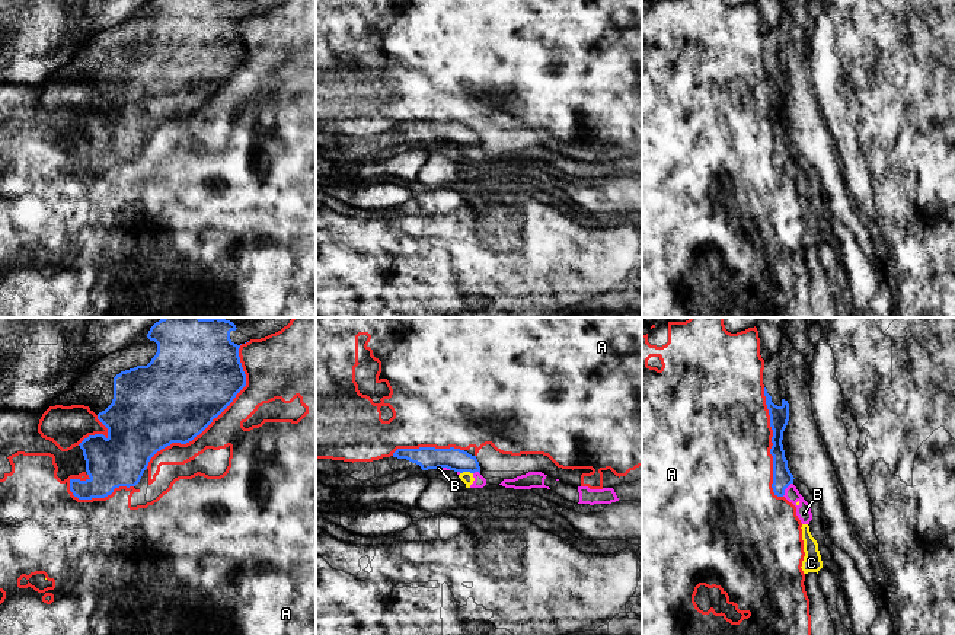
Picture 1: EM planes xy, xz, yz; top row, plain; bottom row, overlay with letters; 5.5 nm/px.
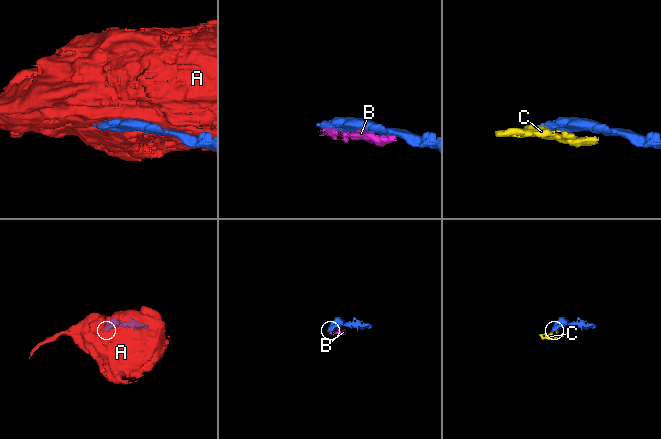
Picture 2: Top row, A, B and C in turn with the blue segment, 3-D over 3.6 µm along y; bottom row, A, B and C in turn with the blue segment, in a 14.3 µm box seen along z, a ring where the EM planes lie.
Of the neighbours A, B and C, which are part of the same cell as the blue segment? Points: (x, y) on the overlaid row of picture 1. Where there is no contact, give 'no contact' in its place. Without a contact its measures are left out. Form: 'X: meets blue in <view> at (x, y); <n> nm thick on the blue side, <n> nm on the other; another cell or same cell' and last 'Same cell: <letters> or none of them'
A: meets blue in xy at (214, 417); 480 nm thick on the blue side, 200 nm on the other; another cell
B: meets blue in yz at (785, 488); 110 nm thick on the blue side, 80 nm on the other; another cell
C: meets blue in xz at (466, 471); 130 nm thick on the blue side, 70 nm on the other; another cell
Same cell: none of them

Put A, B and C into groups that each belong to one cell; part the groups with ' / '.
A / B C

